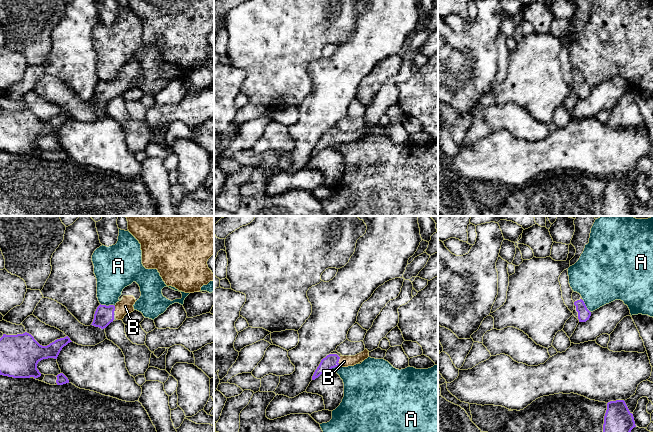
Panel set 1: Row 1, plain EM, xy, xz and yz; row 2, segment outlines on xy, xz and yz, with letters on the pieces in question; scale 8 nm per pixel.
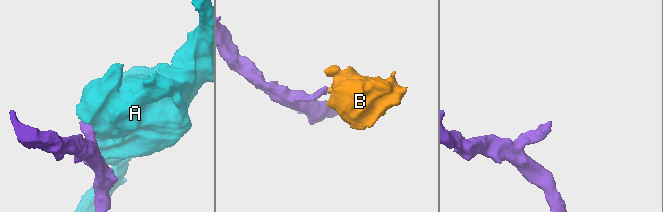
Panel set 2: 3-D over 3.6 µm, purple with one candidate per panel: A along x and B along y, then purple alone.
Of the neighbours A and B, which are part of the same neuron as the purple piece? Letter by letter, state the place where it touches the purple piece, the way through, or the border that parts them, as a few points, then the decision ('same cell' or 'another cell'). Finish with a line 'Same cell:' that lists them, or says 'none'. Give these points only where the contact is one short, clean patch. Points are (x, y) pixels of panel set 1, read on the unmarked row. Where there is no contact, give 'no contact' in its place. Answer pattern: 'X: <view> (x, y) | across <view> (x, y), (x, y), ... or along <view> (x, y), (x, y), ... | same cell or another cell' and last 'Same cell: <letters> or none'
A: xy (107, 82) | along xy (100, 79), (114, 82) | another cell
B: xy (114, 84) | across xy (104, 91), (114, 84), (125, 82) | same cell
Same cell: B

